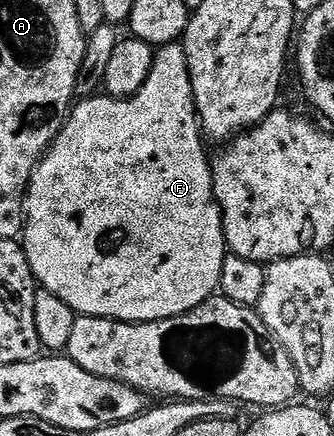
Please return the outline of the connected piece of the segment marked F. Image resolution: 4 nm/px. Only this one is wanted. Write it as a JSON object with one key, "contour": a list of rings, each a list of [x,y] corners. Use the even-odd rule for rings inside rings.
{"contour":[[[182,42],[169,43],[155,52],[153,69],[135,95],[127,99],[116,99],[114,95],[96,93],[83,97],[72,106],[64,125],[51,142],[50,150],[40,159],[31,174],[25,200],[25,230],[21,242],[35,282],[40,288],[56,295],[65,305],[74,309],[76,316],[92,315],[102,319],[116,319],[122,323],[152,323],[169,317],[177,317],[201,305],[219,291],[221,271],[229,254],[223,210],[215,195],[213,163],[207,160],[207,147],[203,144],[205,132],[201,126],[195,106],[195,86],[191,80],[191,63],[187,60],[187,49]]]}

